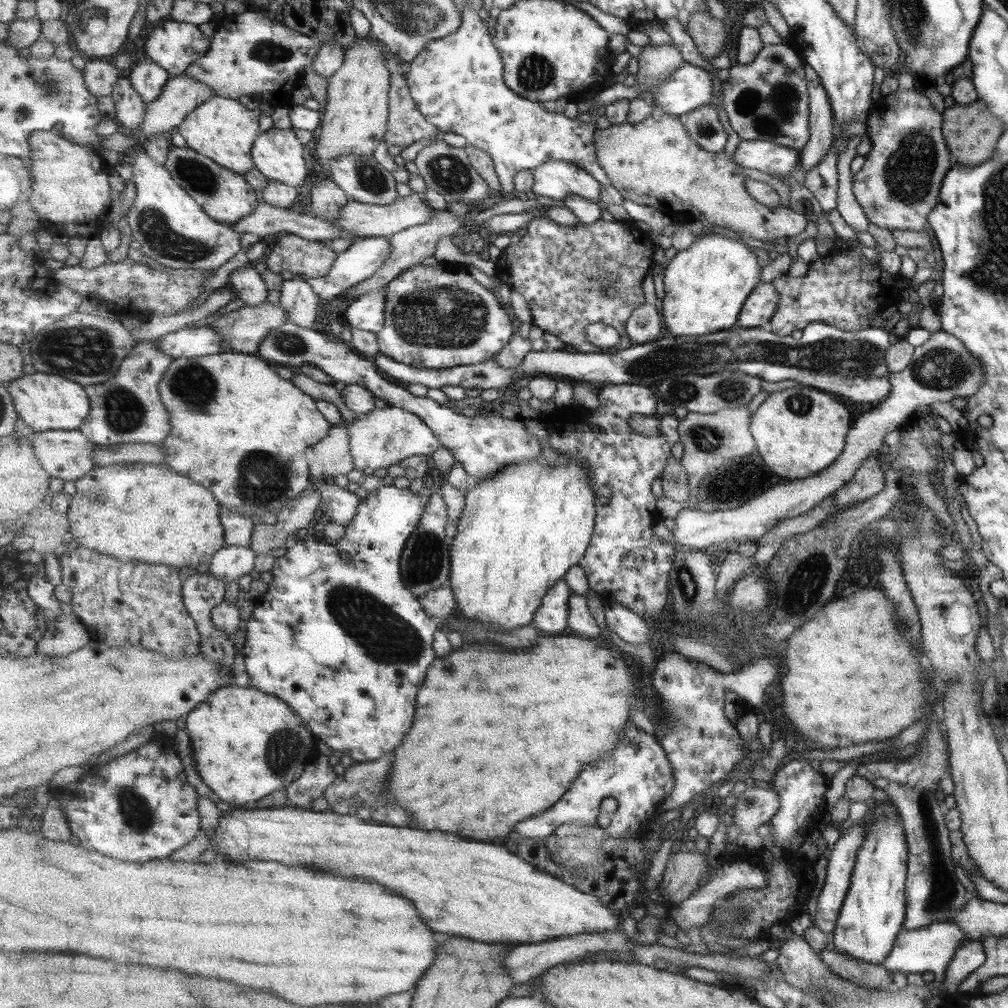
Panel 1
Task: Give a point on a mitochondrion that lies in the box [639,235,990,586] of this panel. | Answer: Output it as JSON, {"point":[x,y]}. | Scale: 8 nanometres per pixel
{"point":[942,368]}

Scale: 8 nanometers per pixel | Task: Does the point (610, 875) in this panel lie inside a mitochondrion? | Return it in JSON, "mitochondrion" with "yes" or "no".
{"mitochondrion":"no"}

